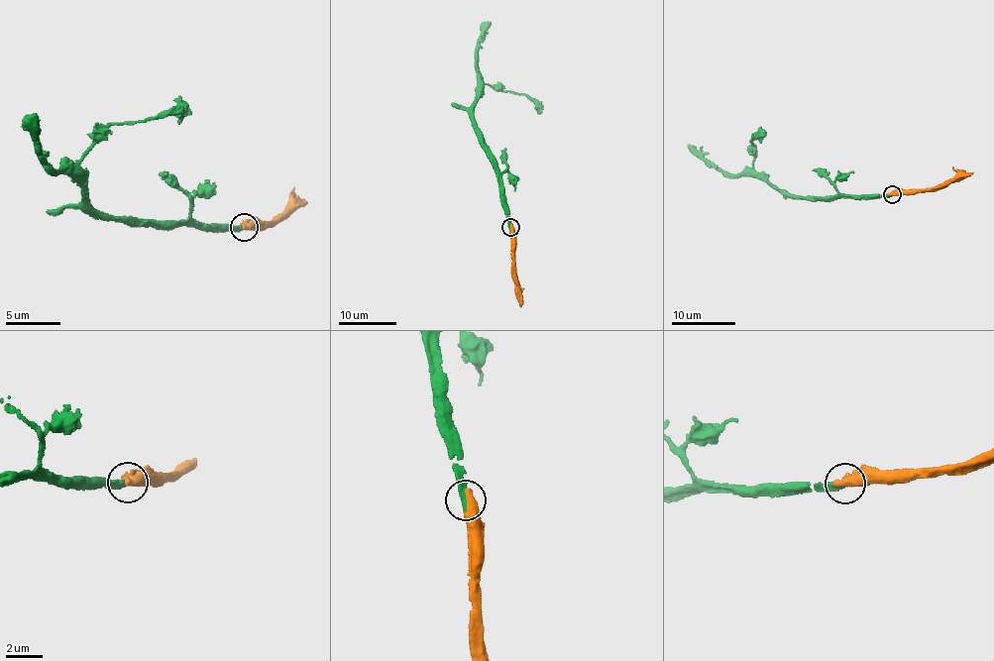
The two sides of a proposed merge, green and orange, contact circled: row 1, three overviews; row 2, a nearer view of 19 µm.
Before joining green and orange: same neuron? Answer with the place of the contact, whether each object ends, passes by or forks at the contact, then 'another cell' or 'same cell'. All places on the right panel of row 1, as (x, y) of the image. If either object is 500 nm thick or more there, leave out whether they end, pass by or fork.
(892, 194) | same cell

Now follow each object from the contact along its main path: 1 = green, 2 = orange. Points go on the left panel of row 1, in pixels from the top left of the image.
1: (243, 228), (106, 217), (86, 204), (75, 175), (85, 150), (110, 125), (131, 125), (187, 110)
2: (243, 225), (274, 226), (284, 211), (288, 212), (305, 199)

